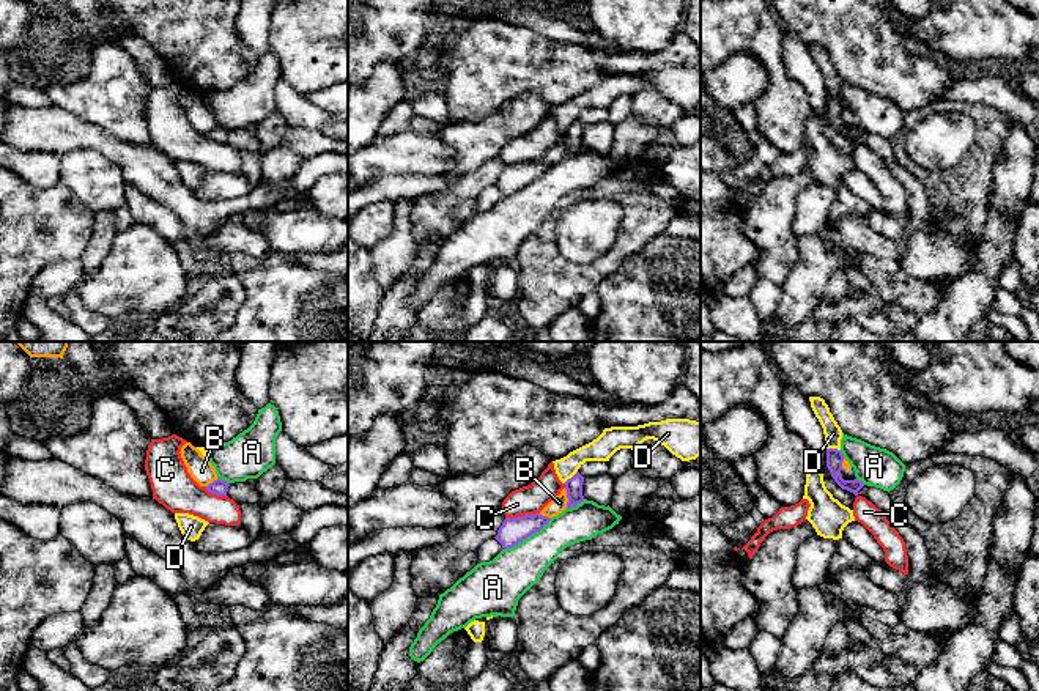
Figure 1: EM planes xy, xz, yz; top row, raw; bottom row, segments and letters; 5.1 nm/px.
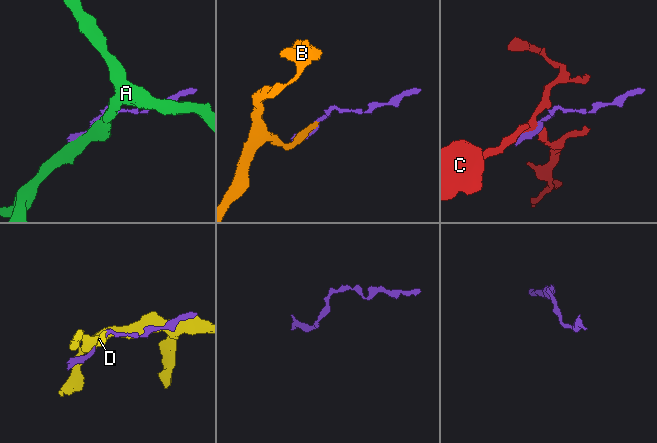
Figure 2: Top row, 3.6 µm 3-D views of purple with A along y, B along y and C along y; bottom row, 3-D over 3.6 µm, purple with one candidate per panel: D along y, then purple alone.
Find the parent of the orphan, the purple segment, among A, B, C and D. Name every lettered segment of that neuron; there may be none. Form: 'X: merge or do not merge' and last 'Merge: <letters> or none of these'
A: do not merge
B: merge
C: do not merge
D: do not merge
Merge: B

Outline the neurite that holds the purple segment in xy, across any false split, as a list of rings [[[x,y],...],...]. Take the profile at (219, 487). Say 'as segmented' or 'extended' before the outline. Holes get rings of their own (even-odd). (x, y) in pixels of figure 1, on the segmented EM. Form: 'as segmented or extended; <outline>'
extended; [[[186,442],[179,453],[187,472],[200,486],[205,486],[213,494],[227,496],[230,483],[217,477],[214,466],[197,447]]]

